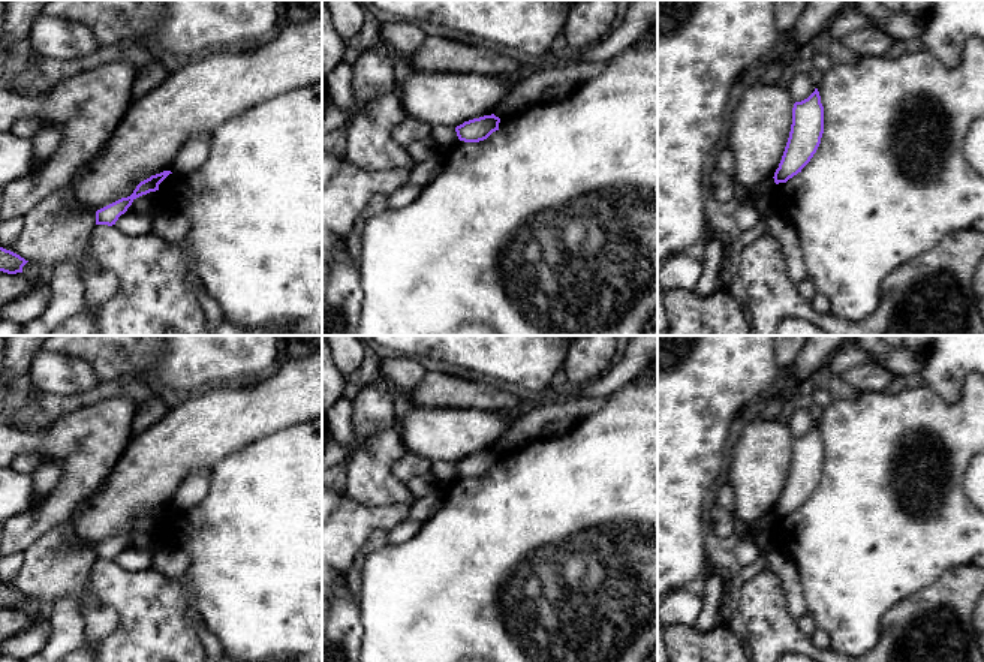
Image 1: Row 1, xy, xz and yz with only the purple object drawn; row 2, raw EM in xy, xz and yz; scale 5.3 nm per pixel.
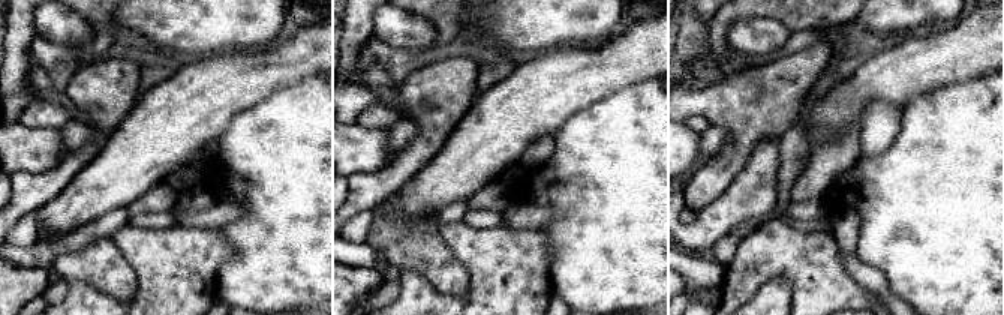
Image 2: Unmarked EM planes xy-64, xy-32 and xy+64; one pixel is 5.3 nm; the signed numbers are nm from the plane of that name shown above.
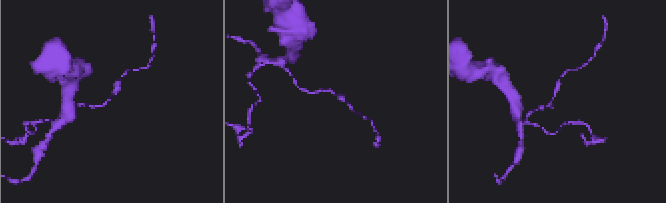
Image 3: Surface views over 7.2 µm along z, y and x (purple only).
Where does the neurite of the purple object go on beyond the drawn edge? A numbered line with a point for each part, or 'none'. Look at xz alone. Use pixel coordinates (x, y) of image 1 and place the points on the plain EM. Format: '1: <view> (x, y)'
none

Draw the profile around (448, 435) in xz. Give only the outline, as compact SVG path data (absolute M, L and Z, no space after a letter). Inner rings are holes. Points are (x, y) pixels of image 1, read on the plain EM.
M412 406L397 430L407 452L430 461L457 463L494 449L508 436L511 421L478 409L428 409Z

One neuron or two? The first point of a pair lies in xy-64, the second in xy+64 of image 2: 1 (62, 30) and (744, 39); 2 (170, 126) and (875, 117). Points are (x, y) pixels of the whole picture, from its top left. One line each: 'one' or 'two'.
1: one
2: two

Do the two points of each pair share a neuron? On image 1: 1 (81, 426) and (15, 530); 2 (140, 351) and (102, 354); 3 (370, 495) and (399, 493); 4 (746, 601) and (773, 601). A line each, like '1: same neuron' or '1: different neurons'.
1: same neuron
2: same neuron
3: same neuron
4: same neuron

